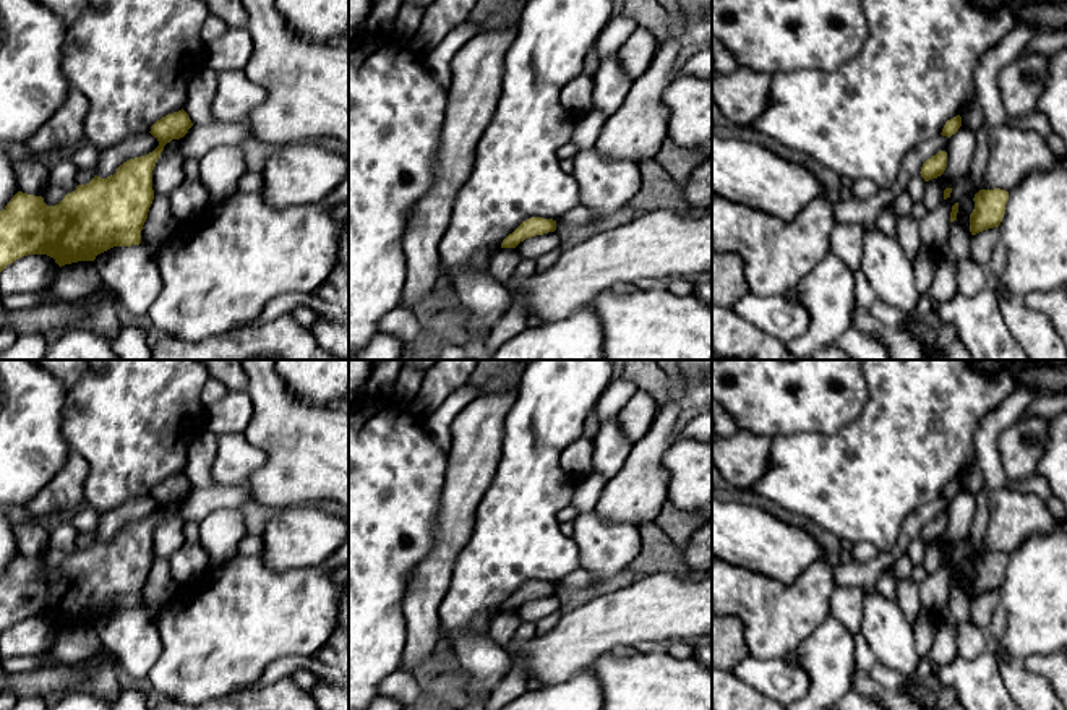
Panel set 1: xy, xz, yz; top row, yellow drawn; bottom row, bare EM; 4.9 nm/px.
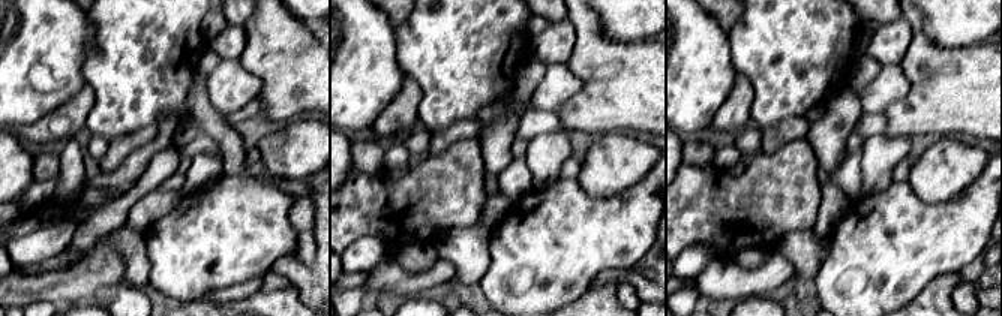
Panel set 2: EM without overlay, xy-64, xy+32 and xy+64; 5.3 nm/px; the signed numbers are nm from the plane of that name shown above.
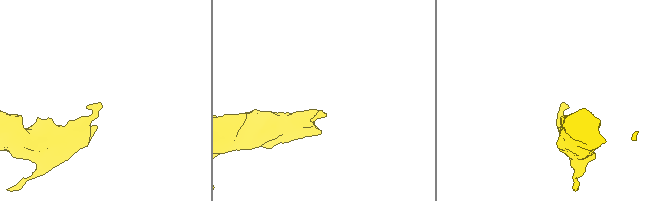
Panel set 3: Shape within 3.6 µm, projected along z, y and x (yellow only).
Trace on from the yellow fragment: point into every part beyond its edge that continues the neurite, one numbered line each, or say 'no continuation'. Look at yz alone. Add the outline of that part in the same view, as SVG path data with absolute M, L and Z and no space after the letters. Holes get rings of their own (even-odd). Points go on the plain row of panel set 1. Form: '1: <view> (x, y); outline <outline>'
no continuation

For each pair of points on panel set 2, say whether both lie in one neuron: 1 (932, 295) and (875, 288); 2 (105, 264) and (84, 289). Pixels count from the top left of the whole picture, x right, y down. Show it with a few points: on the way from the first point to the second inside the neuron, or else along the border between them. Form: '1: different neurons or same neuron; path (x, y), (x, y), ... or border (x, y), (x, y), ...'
1: different neurons; border (947, 273), (936, 274), (911, 300)
2: same neuron; path (101, 270), (87, 283)

